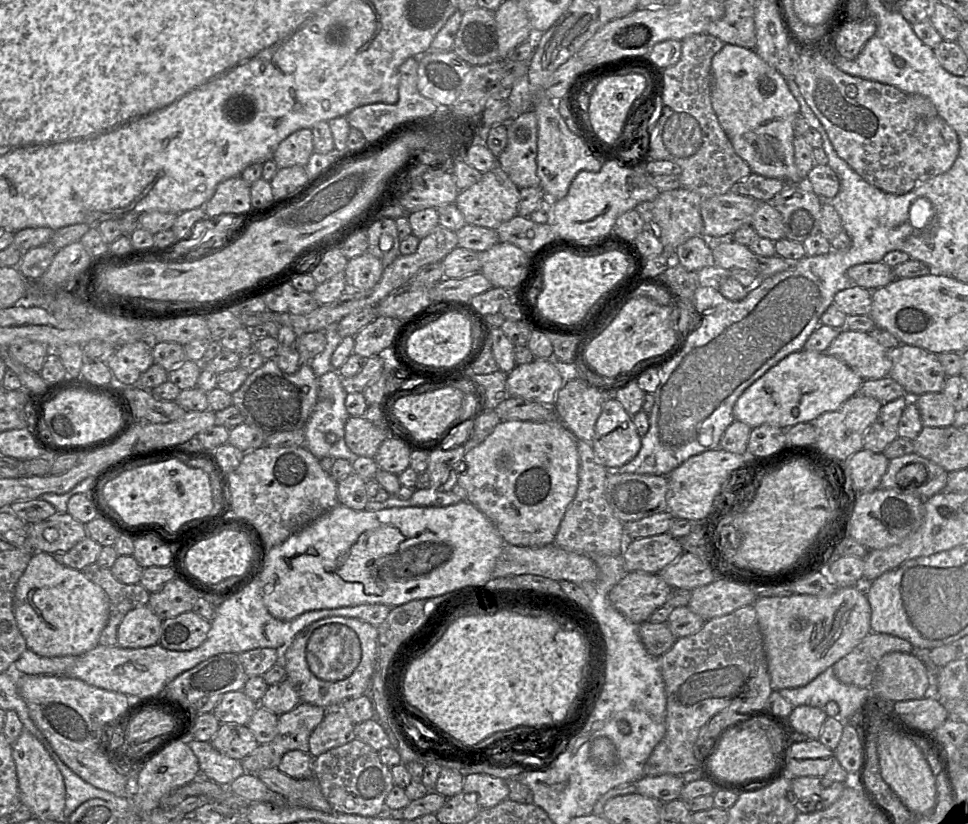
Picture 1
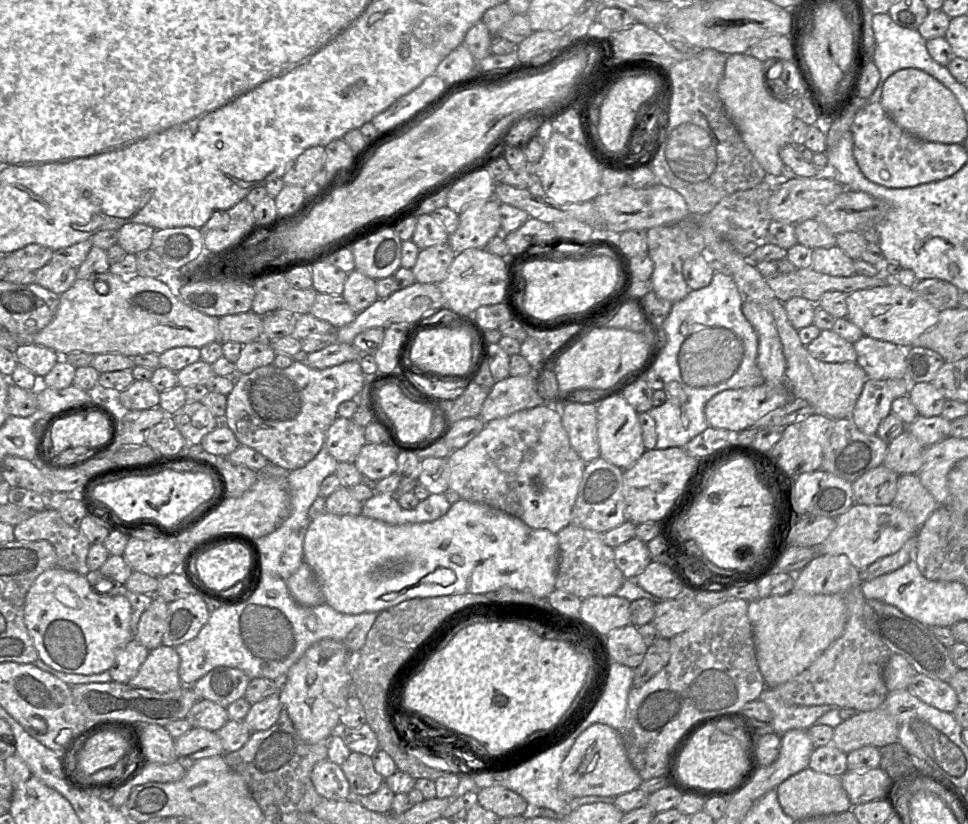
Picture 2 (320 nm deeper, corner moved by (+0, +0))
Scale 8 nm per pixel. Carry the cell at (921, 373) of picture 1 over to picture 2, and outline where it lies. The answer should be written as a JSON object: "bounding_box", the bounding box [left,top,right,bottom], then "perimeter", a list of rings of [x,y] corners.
{"bounding_box":[853,336,906,378],"perimeter":[[[863,336],[853,346],[857,354],[856,363],[863,368],[867,378],[906,378],[906,349],[869,336]]]}

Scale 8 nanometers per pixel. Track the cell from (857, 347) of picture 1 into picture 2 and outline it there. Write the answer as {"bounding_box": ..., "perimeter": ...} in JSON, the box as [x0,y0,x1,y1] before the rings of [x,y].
{"bounding_box":[807,330,857,362],"perimeter":[[[822,330],[820,335],[807,345],[810,354],[823,362],[856,362],[857,354],[852,343],[831,330]]]}

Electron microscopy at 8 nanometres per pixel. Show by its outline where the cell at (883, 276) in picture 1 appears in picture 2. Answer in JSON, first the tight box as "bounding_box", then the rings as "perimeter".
{"bounding_box":[811,245,856,277],"perimeter":[[[836,245],[813,249],[811,268],[830,276],[849,277],[856,273],[855,260]]]}

